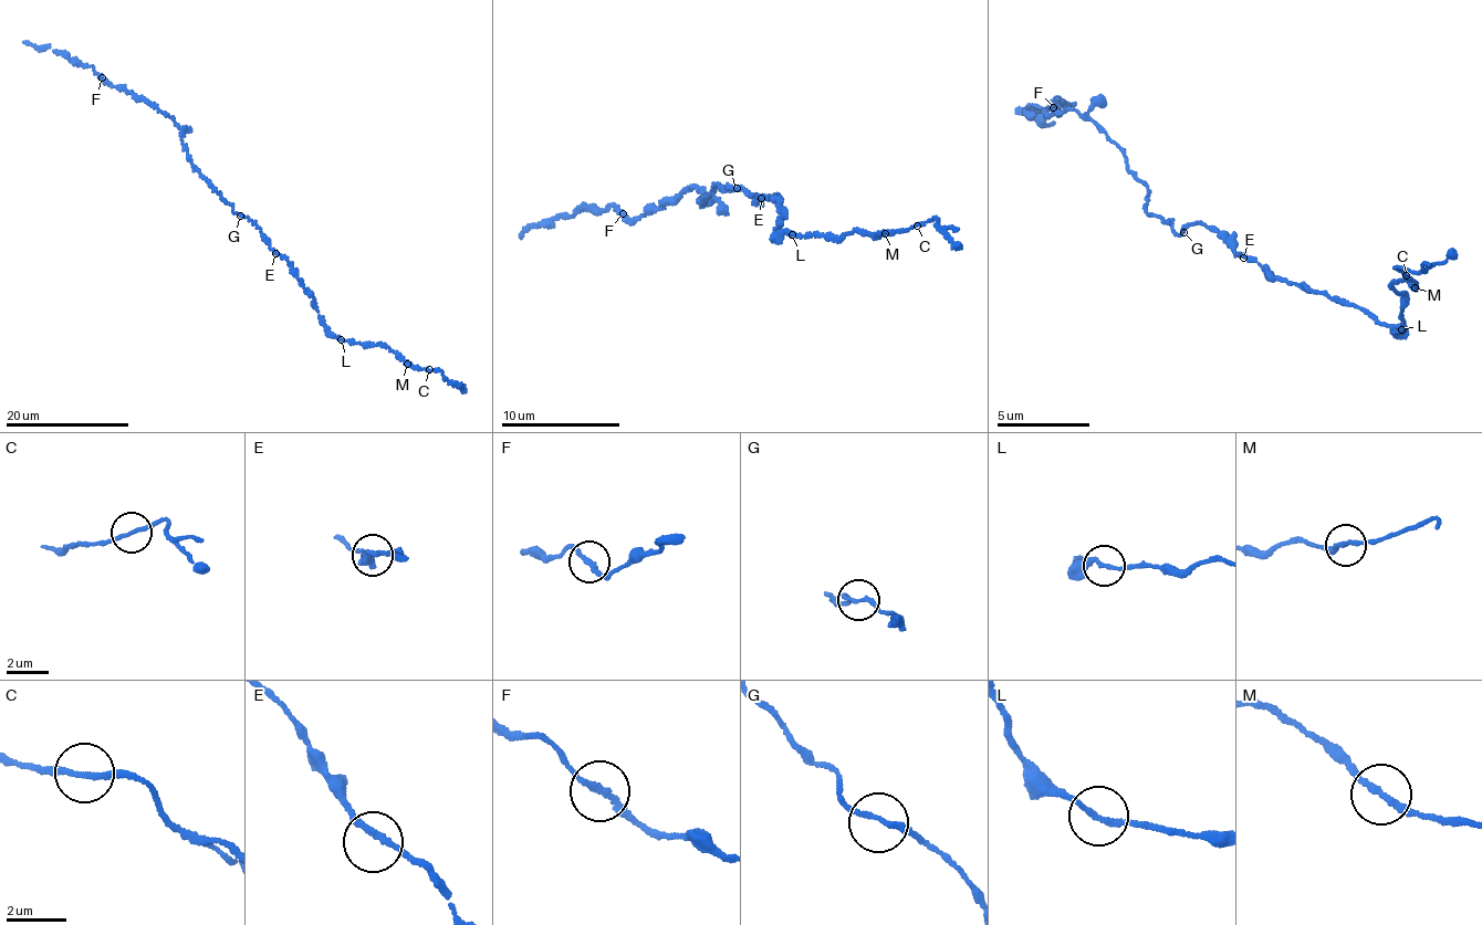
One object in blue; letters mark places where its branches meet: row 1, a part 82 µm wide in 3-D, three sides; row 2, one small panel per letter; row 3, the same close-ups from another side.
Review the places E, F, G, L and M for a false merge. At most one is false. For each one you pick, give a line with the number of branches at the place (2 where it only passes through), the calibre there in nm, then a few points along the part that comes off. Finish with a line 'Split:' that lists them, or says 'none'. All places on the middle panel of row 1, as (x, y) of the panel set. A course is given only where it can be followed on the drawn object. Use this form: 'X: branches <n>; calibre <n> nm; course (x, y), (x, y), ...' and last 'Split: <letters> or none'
Split: none

